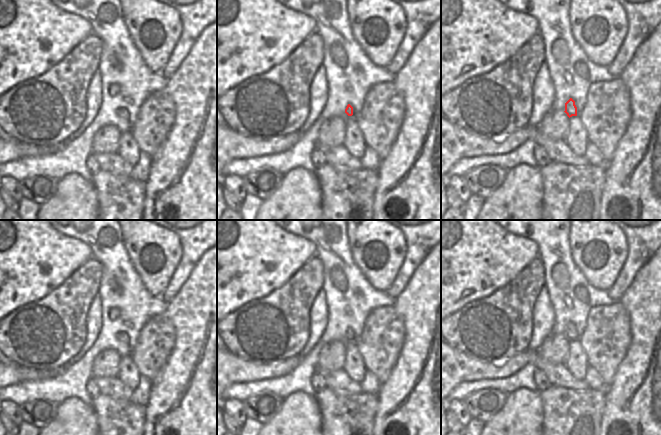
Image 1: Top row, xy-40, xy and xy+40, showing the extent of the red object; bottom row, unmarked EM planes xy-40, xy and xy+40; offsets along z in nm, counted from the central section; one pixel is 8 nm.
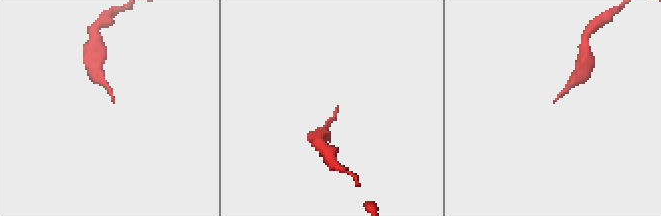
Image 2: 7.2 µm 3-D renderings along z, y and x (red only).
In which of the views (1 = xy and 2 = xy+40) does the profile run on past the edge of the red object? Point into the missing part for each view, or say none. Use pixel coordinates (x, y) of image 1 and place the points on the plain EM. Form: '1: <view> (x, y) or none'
1: none
2: none

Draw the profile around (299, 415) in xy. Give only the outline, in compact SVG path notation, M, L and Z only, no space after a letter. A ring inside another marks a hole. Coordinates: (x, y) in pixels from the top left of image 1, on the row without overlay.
M294 392L283 398L281 409L270 422L262 425L258 435L321 435L321 411L315 396Z

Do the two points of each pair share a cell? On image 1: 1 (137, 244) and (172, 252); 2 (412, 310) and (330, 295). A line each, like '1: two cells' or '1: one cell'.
1: one cell
2: two cells

